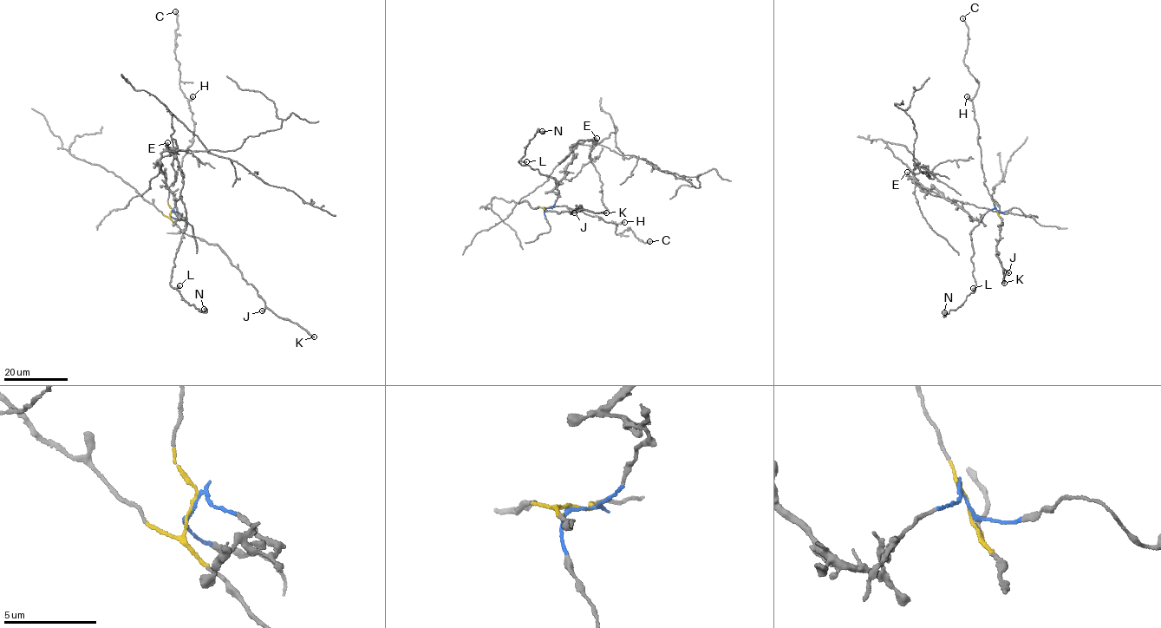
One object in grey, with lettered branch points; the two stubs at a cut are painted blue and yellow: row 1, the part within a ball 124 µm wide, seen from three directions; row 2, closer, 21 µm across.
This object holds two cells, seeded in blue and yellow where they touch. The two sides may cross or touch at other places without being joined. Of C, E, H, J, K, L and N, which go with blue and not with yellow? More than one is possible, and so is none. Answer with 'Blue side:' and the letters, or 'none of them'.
Blue side: E, L, N

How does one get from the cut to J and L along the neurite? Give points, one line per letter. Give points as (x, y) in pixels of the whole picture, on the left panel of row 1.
J: (171, 212), (170, 219), (185, 233), (220, 248), (264, 302), (265, 306), (261, 310)
L: (171, 212), (178, 212), (185, 221), (170, 282), (173, 288), (179, 285)

